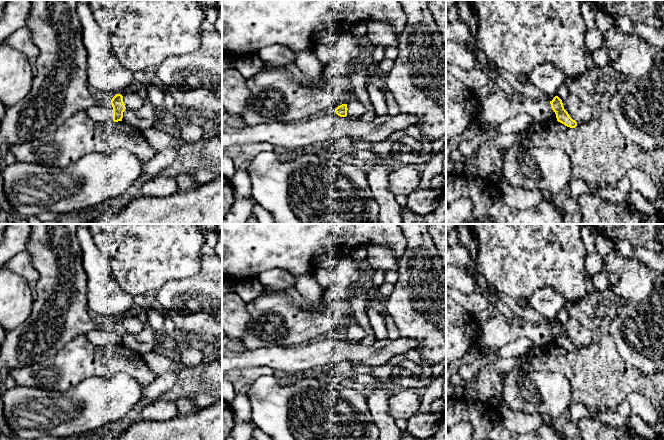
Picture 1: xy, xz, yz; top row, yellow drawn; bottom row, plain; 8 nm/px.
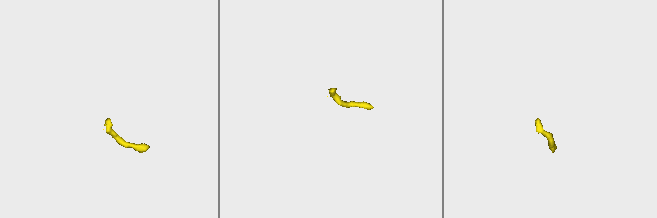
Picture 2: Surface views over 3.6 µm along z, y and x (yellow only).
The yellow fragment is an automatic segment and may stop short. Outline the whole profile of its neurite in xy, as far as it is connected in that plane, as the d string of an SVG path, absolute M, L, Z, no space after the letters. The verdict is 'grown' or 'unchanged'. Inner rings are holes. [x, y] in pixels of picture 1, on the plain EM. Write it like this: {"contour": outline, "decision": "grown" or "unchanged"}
{"contour": "M116 318L110 327L100 330L92 330L85 336L91 343L98 346L118 346L122 345L125 333L123 320L121 318Z", "decision": "grown"}

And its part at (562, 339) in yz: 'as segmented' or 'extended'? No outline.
as segmented

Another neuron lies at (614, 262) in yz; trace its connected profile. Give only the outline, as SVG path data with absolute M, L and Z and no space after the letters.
M615 249L603 256L602 272L618 276L618 283L610 288L610 296L618 301L644 302L652 295L656 273Z

